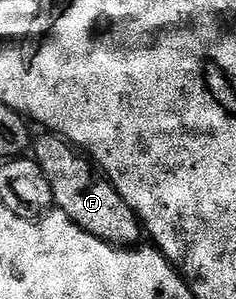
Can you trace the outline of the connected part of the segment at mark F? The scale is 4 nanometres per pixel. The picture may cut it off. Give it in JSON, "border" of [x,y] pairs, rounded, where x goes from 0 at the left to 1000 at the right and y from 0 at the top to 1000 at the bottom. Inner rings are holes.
{"border":[[[169,452],[186,458],[148,462],[144,472],[144,512],[153,498],[153,552],[148,562],[165,575],[182,579],[195,612],[212,612],[212,639],[229,639],[229,689],[250,709],[280,716],[305,742],[331,756],[347,773],[364,773],[419,806],[445,806],[458,819],[483,819],[496,826],[576,826],[597,816],[593,793],[602,796],[602,742],[559,696],[534,679],[534,666],[517,666],[517,652],[500,652],[500,639],[487,625],[458,609],[458,595],[441,589],[436,579],[419,575],[403,552],[390,548],[386,535],[352,508],[326,505],[309,488],[275,478],[258,462],[233,452]]]}

